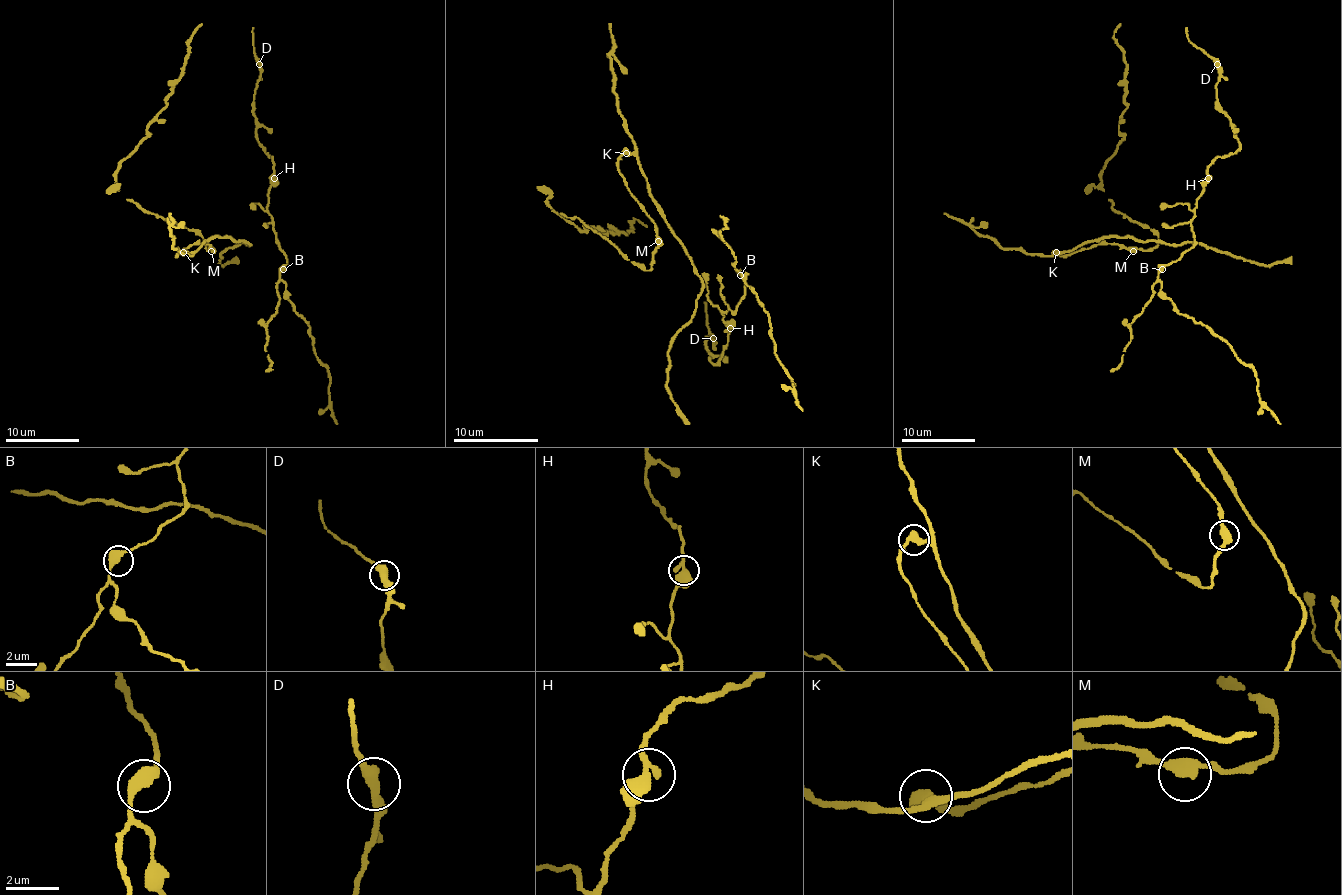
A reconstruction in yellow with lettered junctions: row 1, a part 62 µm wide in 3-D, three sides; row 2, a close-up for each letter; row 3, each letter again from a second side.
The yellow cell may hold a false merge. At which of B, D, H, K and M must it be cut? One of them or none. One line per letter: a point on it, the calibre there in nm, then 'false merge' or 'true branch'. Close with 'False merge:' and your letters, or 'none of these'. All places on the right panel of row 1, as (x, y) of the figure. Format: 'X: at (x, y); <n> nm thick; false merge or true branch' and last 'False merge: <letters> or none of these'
B: at (1162, 269); 440 nm thick; true branch
D: at (1217, 64); 400 nm thick; true branch
H: at (1208, 178); 480 nm thick; true branch
K: at (1056, 252); 400 nm thick; false merge
M: at (1133, 251); 400 nm thick; true branch
False merge: K

